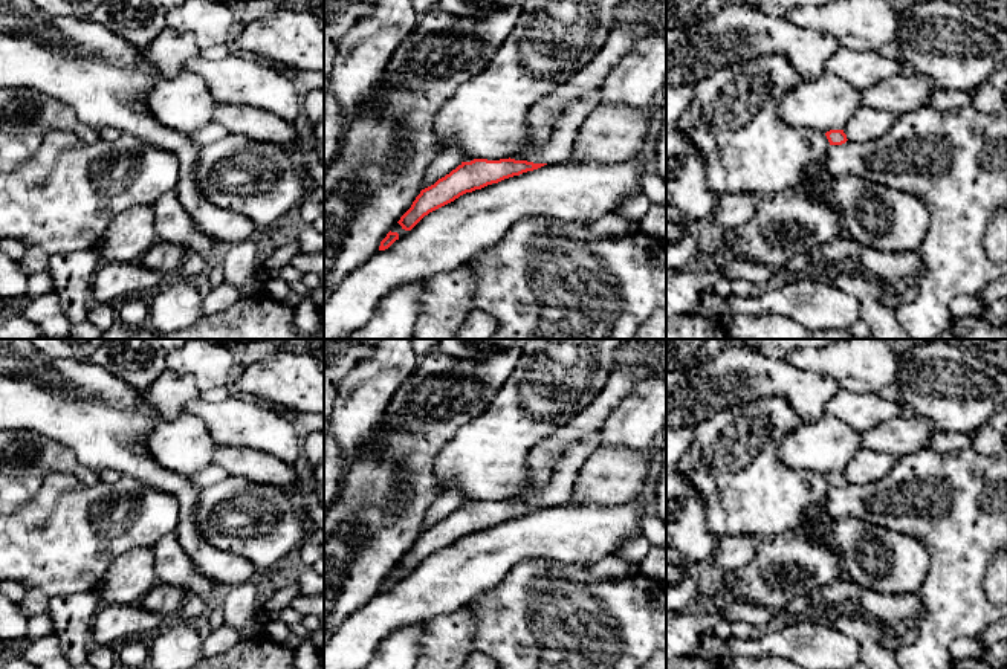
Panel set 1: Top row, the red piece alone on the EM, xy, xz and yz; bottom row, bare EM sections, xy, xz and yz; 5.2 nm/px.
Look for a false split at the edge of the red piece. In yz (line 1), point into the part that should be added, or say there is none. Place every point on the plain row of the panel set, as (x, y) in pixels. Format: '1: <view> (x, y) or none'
1: none

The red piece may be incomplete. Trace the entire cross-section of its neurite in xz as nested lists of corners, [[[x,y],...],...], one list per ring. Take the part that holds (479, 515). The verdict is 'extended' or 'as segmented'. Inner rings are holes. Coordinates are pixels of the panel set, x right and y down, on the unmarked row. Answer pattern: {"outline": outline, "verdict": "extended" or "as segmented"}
{"outline": [[[593,432],[575,446],[568,448],[556,464],[547,487],[529,504],[515,501],[474,501],[461,504],[434,527],[420,533],[411,550],[397,564],[402,571],[411,573],[425,558],[454,544],[466,535],[481,532],[504,521],[538,512],[549,506],[567,504],[578,473],[587,457],[599,448],[599,432]]], "verdict": "extended"}

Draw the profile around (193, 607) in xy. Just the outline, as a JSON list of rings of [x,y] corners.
[[[188,596],[188,599],[180,608],[180,612],[177,614],[177,619],[189,623],[191,620],[200,617],[206,606],[208,606],[206,600],[197,596]]]

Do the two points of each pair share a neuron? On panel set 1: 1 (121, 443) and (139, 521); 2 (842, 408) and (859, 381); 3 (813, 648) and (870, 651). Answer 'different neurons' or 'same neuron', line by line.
1: different neurons
2: different neurons
3: different neurons

